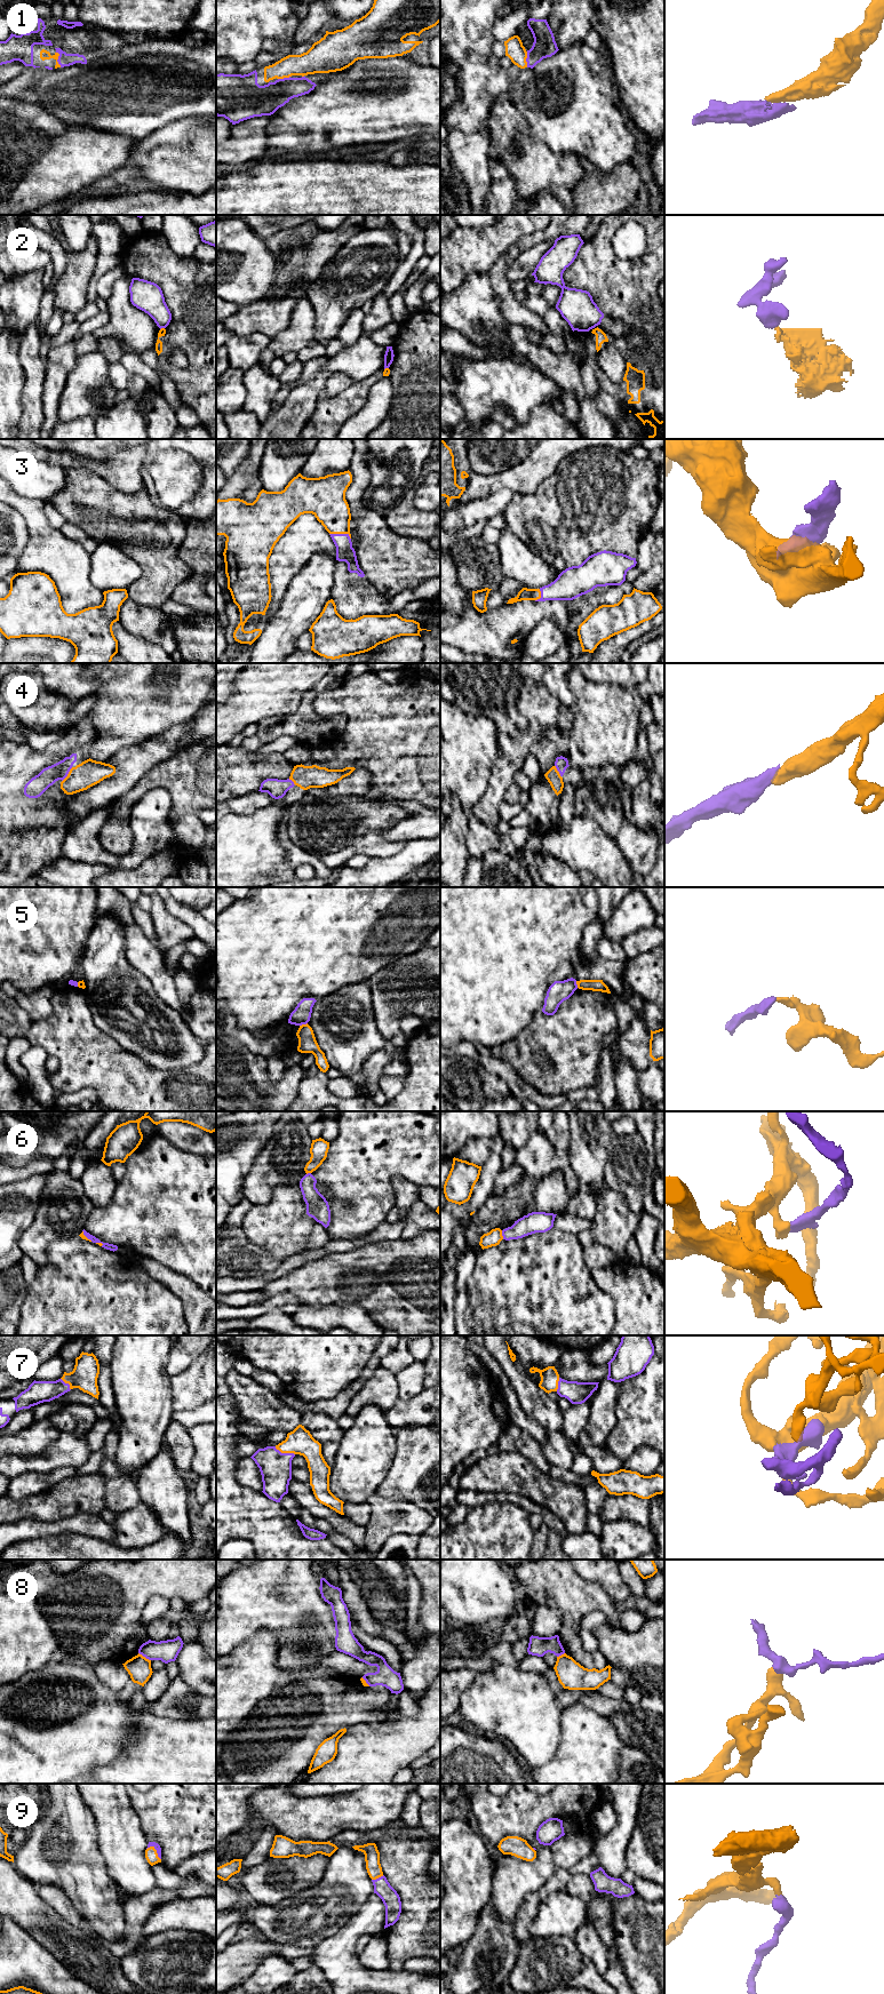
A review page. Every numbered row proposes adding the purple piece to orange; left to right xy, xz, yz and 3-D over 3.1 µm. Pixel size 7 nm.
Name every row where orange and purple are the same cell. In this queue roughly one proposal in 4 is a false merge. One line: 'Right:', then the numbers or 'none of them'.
Right: 1, 3, 4, 7, 9

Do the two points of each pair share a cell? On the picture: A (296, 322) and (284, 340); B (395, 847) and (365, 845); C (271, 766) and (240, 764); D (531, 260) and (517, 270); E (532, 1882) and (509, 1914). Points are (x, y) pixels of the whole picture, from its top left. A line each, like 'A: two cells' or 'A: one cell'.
A: one cell
B: one cell
C: one cell
D: one cell
E: one cell

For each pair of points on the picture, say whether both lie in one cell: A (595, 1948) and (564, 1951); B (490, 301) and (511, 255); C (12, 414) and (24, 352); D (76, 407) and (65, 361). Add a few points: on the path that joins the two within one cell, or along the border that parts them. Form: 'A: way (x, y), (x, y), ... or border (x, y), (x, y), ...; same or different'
A: border (573, 1939), (576, 1948), (591, 1961), (596, 1970); different
B: border (486, 273), (494, 292); different
C: border (18, 343), (18, 361), (24, 376), (21, 395); different
D: border (78, 356), (74, 367), (68, 374); different

